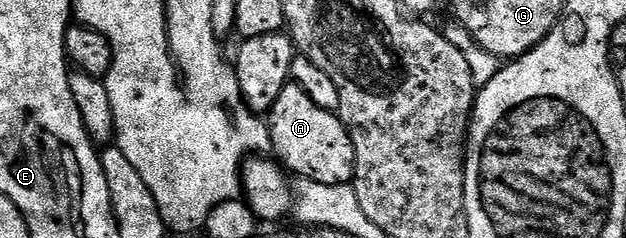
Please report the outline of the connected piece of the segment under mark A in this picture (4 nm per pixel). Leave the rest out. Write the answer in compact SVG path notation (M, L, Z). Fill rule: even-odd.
M289 83L282 87L282 95L278 95L277 101L270 112L266 114L266 124L268 134L272 140L271 152L278 158L279 164L283 166L289 174L297 178L322 183L323 185L347 185L356 176L356 152L354 143L346 131L346 127L340 122L336 113L326 111L302 91L295 83Z

